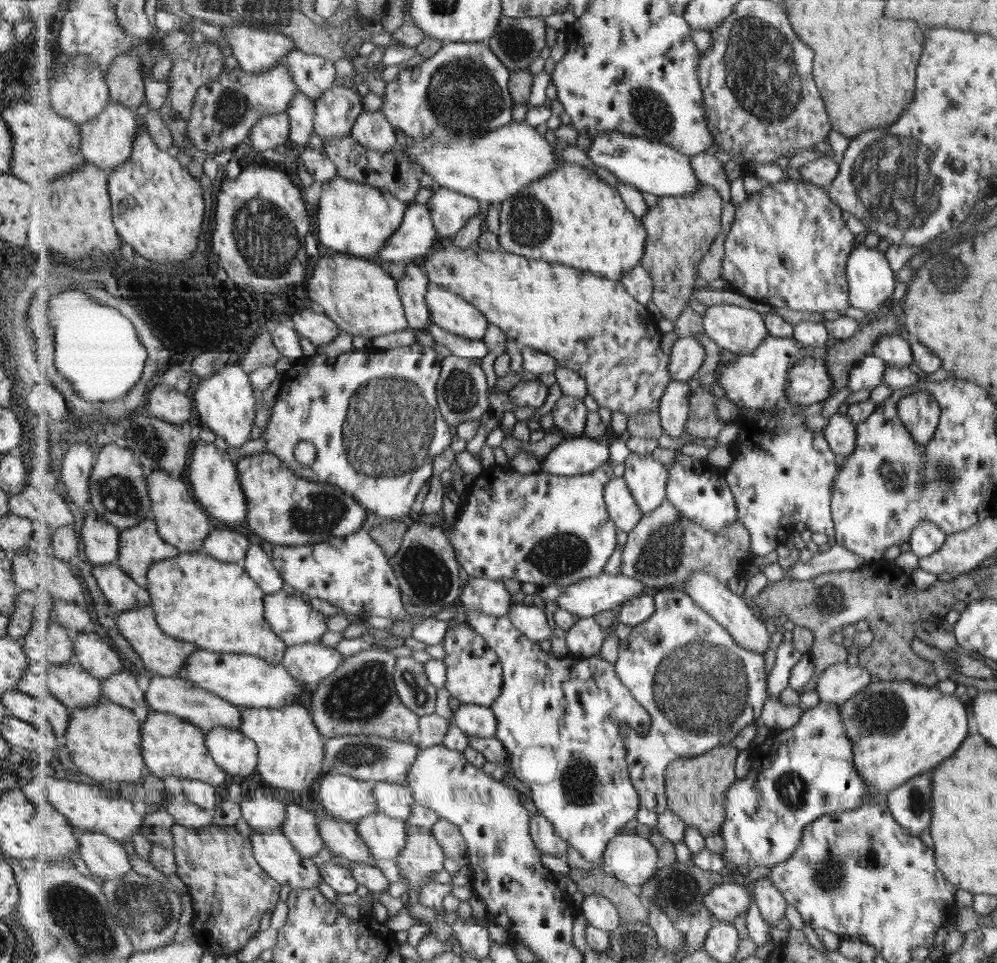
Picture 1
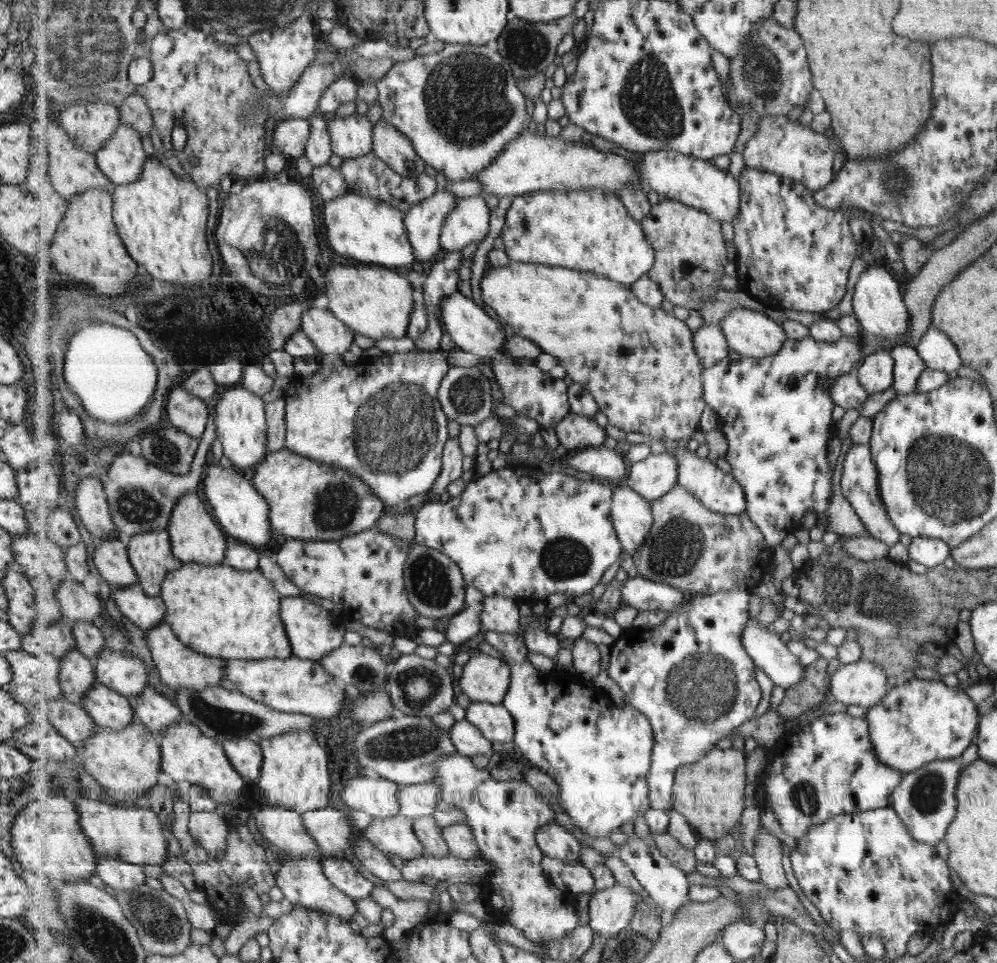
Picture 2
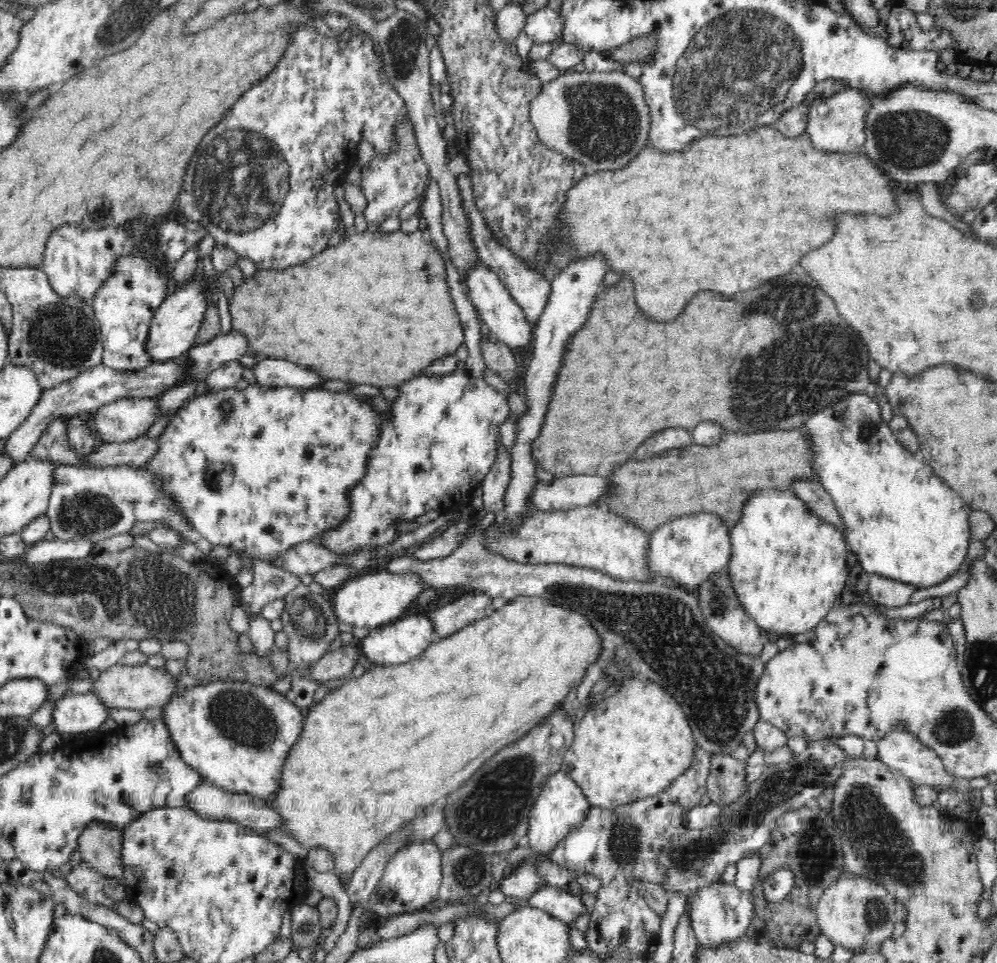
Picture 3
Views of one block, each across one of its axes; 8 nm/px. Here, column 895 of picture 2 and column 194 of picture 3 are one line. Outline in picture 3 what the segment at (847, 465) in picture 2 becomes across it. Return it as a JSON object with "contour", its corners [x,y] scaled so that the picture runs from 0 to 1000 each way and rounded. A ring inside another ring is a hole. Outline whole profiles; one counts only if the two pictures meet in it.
{"contour":[[[56,482],[55,506],[51,509],[45,535],[54,559],[63,562],[85,561],[96,565],[117,555],[128,553],[134,544],[150,540],[168,540],[182,550],[190,561],[199,566],[204,582],[211,579],[213,564],[201,557],[184,540],[182,532],[168,515],[161,513],[156,497],[143,486],[128,483],[86,485],[71,482]]]}

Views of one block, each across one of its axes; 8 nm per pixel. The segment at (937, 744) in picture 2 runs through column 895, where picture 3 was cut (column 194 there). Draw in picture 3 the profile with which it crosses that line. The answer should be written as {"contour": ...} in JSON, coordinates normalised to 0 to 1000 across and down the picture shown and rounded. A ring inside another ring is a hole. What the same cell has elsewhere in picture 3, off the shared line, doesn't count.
{"contour":[[[210,706],[208,710],[189,712],[162,735],[162,751],[180,779],[185,792],[203,808],[234,825],[253,826],[268,836],[279,825],[283,799],[299,766],[304,762],[305,737],[290,729],[284,721],[264,711],[230,706]]]}

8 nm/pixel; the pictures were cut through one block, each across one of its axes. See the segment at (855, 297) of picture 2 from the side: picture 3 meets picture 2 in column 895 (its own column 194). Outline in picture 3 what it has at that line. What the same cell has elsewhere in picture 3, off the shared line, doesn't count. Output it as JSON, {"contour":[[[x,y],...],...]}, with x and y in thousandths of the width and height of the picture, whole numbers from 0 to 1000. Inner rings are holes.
{"contour":[[[207,291],[183,297],[177,305],[165,309],[152,329],[147,348],[147,367],[156,378],[173,374],[174,371],[186,370],[194,361],[209,316],[203,297],[207,297]]]}

